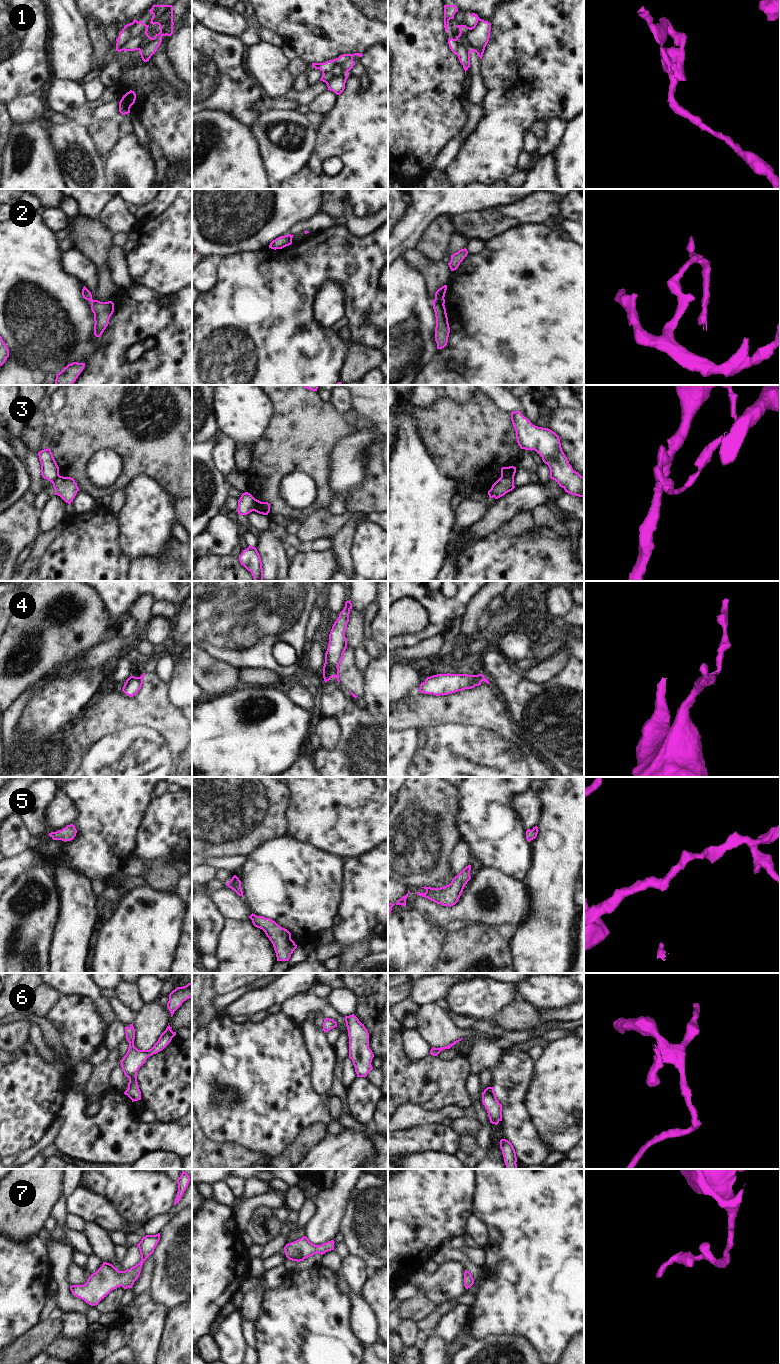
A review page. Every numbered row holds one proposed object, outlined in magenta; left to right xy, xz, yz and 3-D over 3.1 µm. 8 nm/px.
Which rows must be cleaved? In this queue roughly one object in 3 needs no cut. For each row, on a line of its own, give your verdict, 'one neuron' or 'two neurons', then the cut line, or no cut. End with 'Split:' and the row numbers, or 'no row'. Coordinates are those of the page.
1: two neurons; cut yz (458, 44), (463, 44), (470, 51)
2: two neurons; cut yz (434, 299), (443, 304)
3: two neurons; cut xz (254, 498), (253, 510)
4: two neurons; cut yz (471, 675), (477, 685)
5: one neuron; cut none
6: one neuron; cut none
7: one neuron; cut none
Split: 1, 2, 3, 4

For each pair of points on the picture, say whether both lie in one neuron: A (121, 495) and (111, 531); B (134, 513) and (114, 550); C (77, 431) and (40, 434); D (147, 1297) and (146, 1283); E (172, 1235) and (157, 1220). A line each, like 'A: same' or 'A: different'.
A: different
B: different
C: different
D: different
E: different

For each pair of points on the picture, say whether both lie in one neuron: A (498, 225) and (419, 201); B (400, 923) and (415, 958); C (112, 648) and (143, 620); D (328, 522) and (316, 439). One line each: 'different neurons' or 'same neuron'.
A: different neurons
B: same neuron
C: same neuron
D: different neurons

